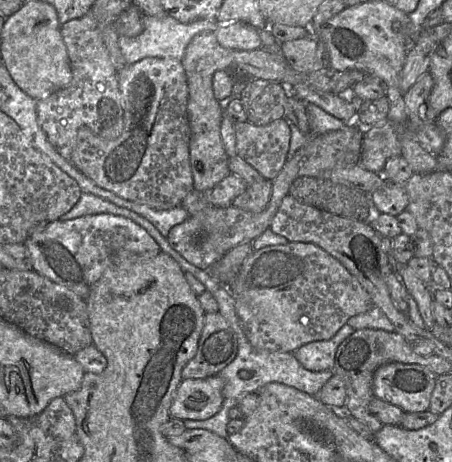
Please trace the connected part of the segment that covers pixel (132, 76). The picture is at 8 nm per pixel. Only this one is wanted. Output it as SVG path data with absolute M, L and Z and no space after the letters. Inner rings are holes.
M146 57L118 71L123 128L118 137L103 139L87 126L79 128L70 161L86 177L116 195L156 209L179 206L193 189L189 158L188 87L181 59Z

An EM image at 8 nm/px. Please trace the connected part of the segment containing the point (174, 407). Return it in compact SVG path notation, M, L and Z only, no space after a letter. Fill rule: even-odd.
M218 374L201 379L182 379L169 408L170 418L206 420L223 403L224 381Z

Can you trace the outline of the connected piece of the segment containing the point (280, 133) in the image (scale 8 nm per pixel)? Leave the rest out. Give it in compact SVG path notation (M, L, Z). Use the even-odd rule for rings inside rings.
M283 117L265 125L233 122L236 154L263 178L273 180L287 160L290 123Z

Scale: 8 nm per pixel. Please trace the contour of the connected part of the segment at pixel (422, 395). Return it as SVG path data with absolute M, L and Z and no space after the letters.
M388 363L373 375L375 398L401 408L406 412L424 412L429 409L436 375L418 364Z

